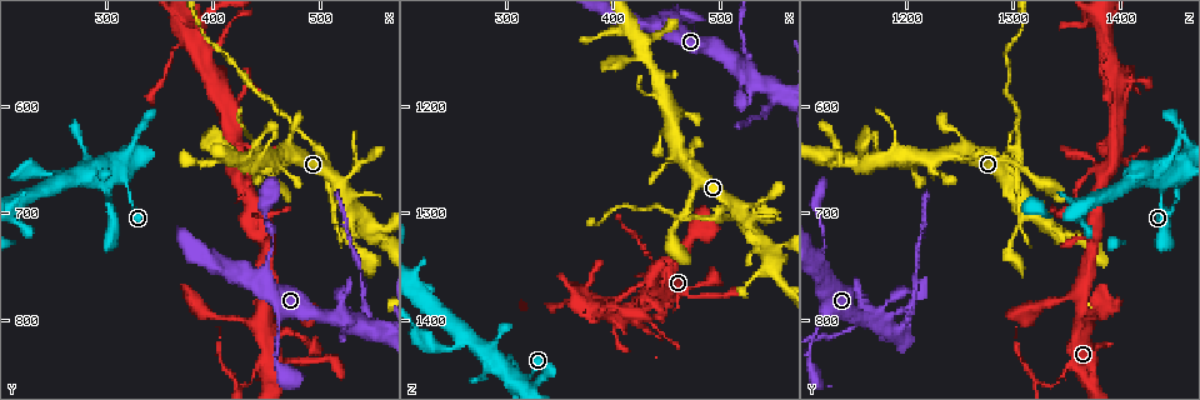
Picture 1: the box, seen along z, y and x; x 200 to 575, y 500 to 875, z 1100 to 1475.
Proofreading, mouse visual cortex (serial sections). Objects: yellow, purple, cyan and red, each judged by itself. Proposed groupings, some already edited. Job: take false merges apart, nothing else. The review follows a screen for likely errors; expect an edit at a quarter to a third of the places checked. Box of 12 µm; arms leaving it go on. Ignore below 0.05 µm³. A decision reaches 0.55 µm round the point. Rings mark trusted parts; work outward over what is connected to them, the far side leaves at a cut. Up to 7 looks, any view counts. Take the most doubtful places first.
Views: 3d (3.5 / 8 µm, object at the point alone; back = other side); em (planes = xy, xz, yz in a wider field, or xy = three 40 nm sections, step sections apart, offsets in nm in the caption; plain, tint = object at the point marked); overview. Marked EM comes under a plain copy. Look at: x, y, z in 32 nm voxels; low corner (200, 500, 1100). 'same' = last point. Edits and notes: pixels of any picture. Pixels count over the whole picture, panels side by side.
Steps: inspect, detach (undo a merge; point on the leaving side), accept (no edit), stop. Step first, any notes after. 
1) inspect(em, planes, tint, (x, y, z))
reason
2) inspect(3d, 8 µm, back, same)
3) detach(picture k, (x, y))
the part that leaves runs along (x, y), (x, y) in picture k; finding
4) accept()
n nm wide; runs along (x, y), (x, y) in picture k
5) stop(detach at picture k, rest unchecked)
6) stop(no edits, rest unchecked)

inspect(3d, 3.5 µm, (438, 848, 1350))
thick turns thin

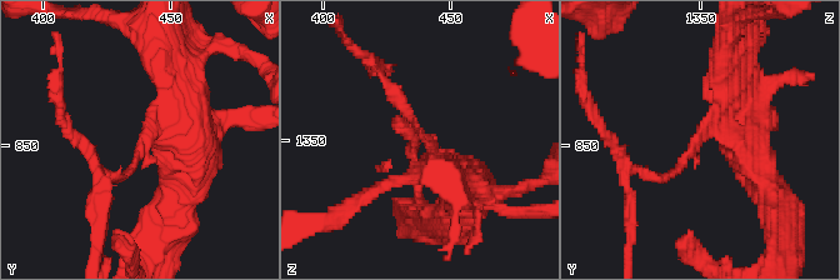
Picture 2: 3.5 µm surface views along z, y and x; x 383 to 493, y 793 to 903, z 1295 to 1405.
inspect(em, xy, step 2, tint, (439, 850, 1348))
arms of 150, 350 nm

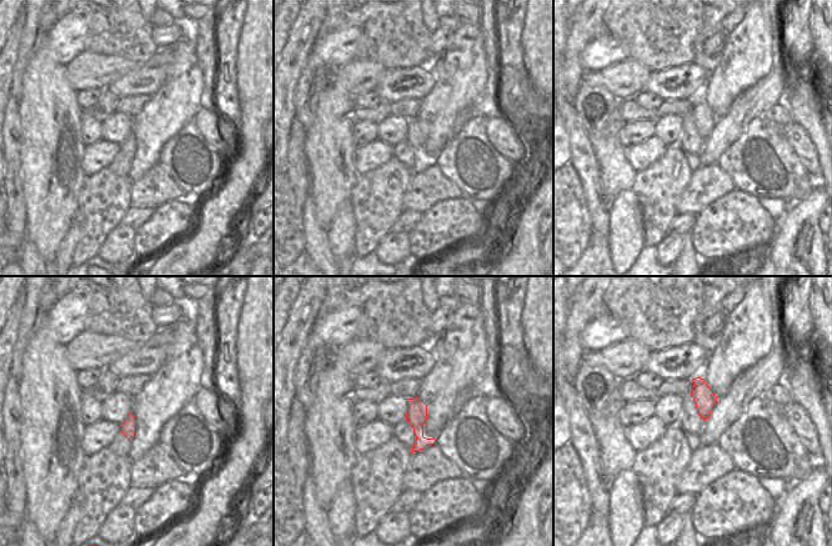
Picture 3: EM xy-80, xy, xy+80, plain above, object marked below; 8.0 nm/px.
detach(picture 2, (644, 173))
the part that leaves runs along (675, 169), (669, 176), (628, 169), (599, 126) in picture 2; two cells meet here

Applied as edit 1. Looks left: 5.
inspect(overview)

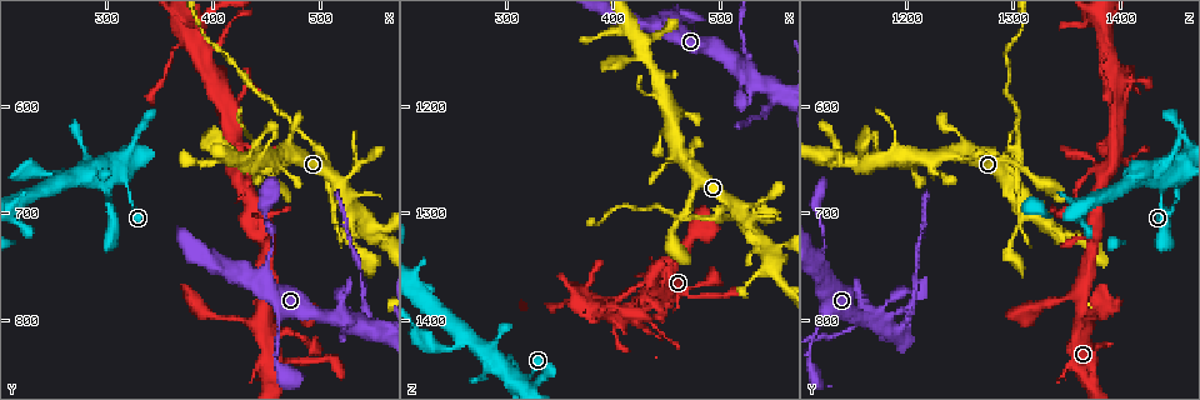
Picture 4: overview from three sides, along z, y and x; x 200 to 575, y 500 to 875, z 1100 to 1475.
inspect(3d, 3.5 µm, (536, 652, 1290))
thin neck

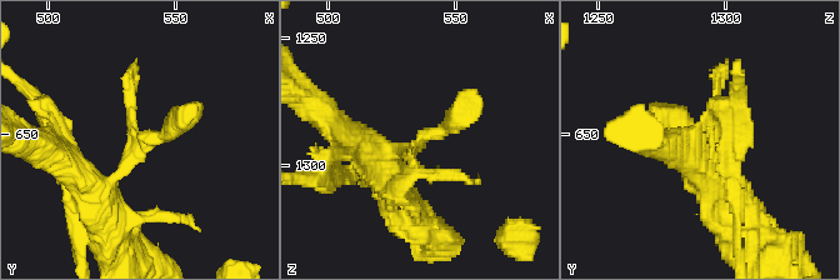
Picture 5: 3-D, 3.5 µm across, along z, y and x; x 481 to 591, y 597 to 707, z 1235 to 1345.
inspect(em, planes, tint, (537, 653, 1289))
shape alone is not enough

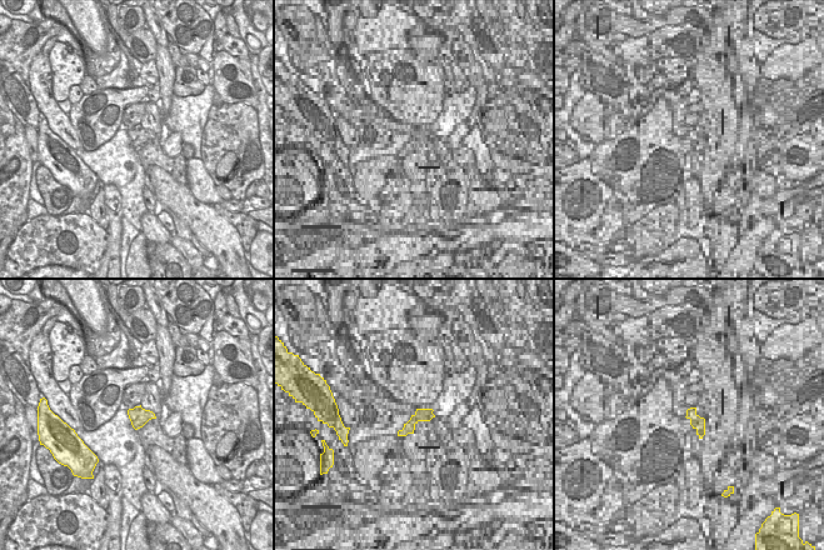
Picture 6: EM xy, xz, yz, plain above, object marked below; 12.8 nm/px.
inspect(em, xy, step 1, tint, same)

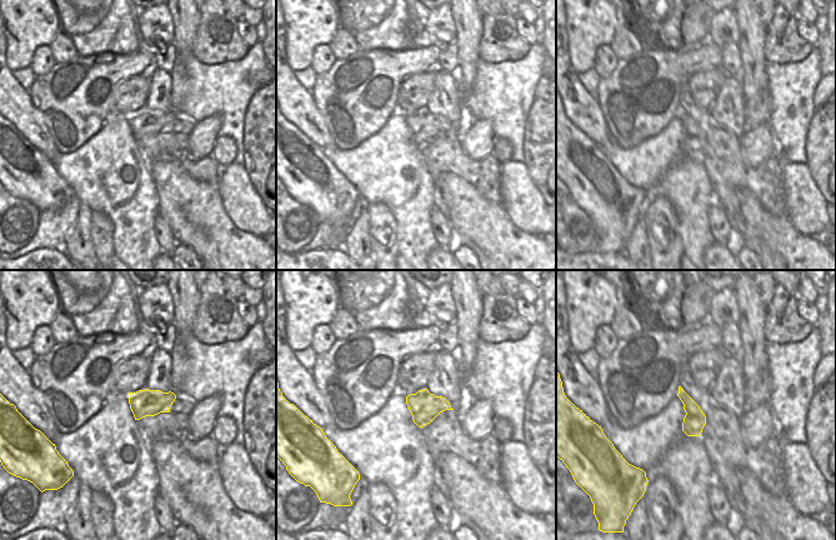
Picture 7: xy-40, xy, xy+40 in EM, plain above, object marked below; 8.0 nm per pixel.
accept()
runs along (84, 179), (95, 190), (195, 101) in picture 5; continuous, no second cell

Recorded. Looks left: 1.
inspect(3d, 3.5 µm, (522, 792, 1176))
thin arm on a thick one

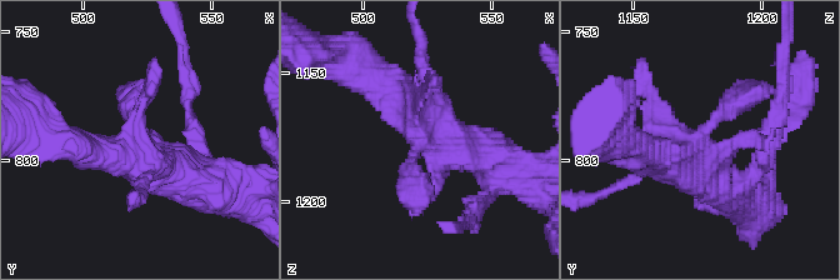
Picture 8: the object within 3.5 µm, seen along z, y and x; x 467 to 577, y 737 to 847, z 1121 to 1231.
accept()
runs along (358, 68), (450, 139), (495, 161) in picture 8; all the same cell

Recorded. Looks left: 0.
stop(detach at picture 2, rest unchecked)

